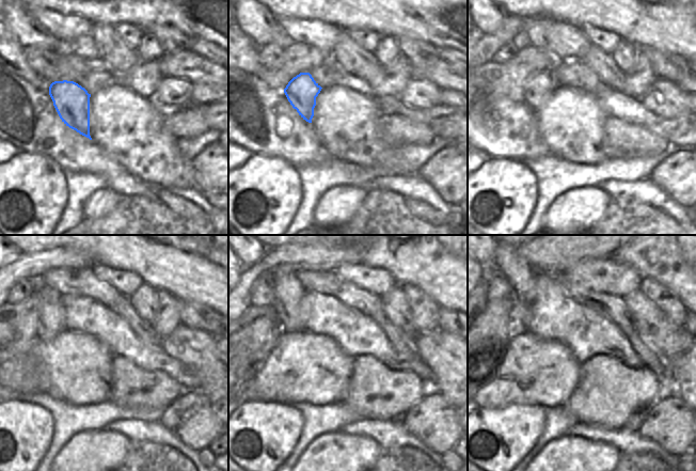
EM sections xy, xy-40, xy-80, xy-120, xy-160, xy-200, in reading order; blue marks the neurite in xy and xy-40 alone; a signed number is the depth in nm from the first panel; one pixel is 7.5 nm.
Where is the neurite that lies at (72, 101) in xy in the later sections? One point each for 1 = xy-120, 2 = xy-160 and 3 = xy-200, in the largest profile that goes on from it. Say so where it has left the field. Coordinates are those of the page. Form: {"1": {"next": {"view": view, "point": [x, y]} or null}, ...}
{"1": {"next": {"view": "xy-120", "point": [52, 316]}}, "2": {"next": {"view": "xy-160", "point": [288, 291]}}, "3": {"next": {"view": "xy-200", "point": [506, 260]}}}

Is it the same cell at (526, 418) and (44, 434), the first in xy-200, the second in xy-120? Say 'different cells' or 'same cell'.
same cell

